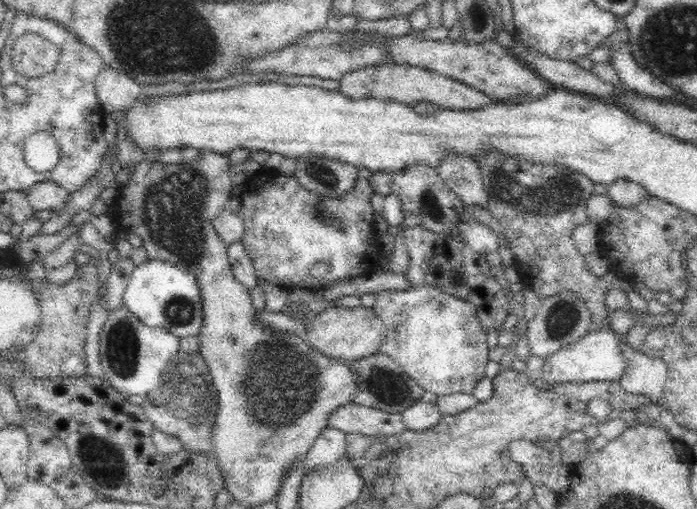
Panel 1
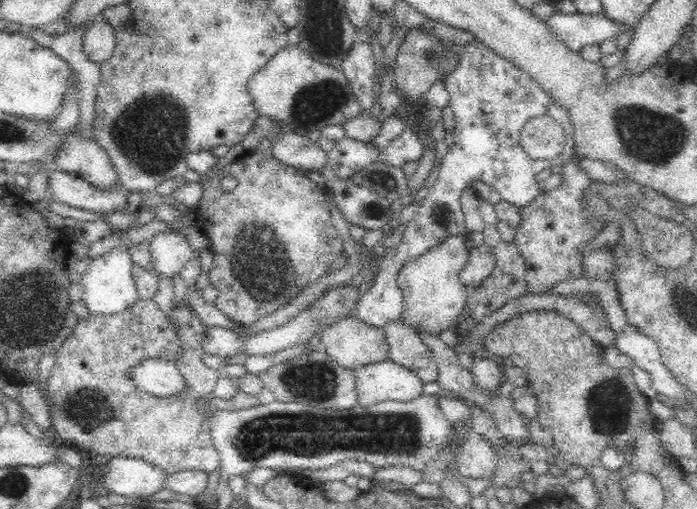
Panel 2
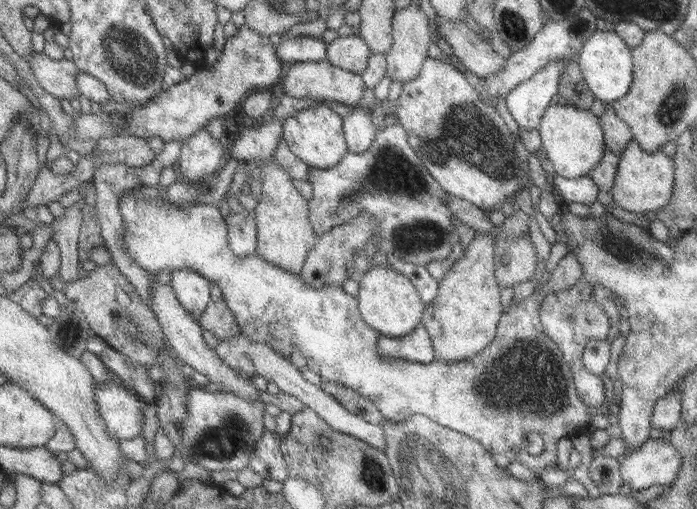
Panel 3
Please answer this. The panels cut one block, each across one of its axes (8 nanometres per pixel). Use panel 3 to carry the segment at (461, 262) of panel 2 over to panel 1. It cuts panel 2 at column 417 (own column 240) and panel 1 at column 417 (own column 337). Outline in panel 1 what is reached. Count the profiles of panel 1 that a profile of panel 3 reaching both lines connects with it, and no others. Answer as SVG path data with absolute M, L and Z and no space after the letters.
M414 286L404 291L380 290L373 307L375 315L387 328L379 352L385 354L425 392L436 396L472 393L486 375L488 366L488 332L482 325L476 308L465 299L456 298L432 286Z

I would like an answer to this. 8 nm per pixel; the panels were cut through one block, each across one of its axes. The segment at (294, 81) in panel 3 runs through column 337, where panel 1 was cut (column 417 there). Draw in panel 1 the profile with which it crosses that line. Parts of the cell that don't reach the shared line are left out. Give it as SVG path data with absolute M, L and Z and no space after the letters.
M378 64L375 67L354 69L345 73L340 80L339 92L352 99L378 97L379 100L400 101L403 104L428 102L442 109L478 109L490 104L532 104L533 96L516 96L508 99L492 99L482 91L469 87L467 84L451 77L440 76L429 69L416 68L408 64Z

